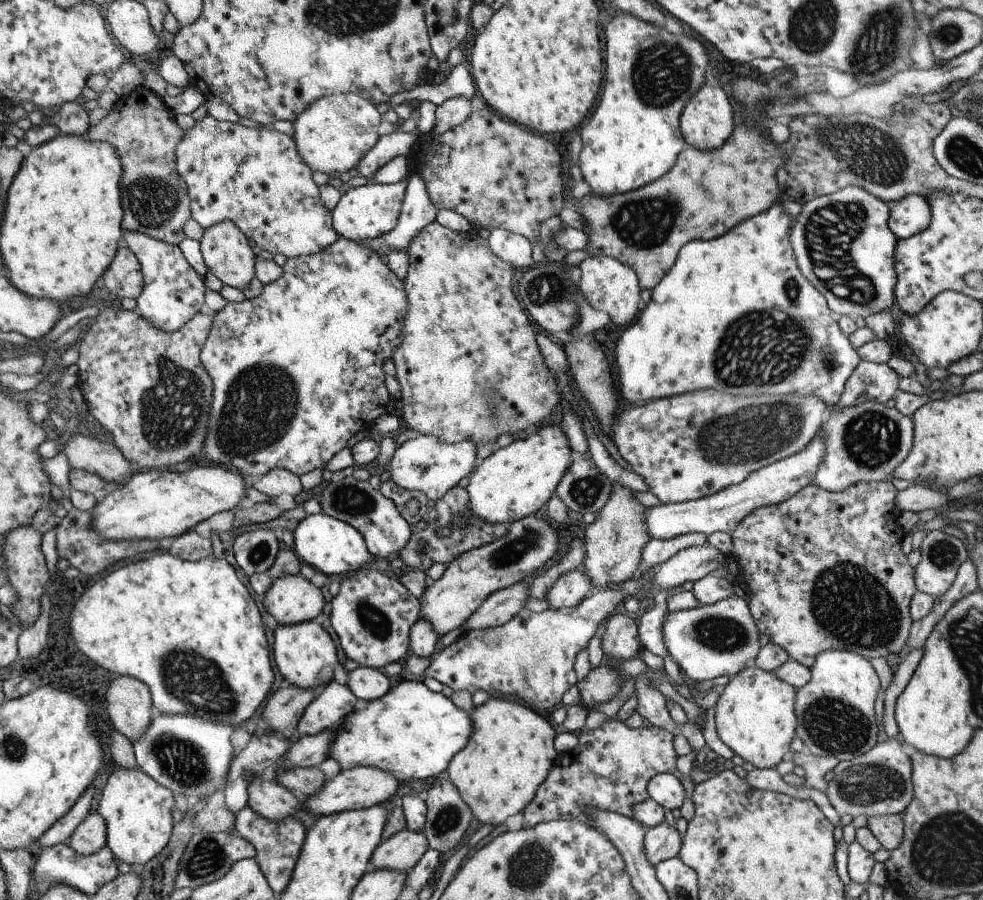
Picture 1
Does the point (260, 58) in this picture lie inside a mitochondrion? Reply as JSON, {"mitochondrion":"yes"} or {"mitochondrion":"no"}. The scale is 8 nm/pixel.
{"mitochondrion":"no"}

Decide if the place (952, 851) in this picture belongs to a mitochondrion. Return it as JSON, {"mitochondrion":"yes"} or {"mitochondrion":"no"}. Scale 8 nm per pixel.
{"mitochondrion":"yes"}

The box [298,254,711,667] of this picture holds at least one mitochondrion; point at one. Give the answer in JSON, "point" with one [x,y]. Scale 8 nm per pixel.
{"point":[548,288]}

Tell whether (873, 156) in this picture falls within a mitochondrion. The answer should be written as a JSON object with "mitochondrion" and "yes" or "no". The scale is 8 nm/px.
{"mitochondrion":"yes"}

